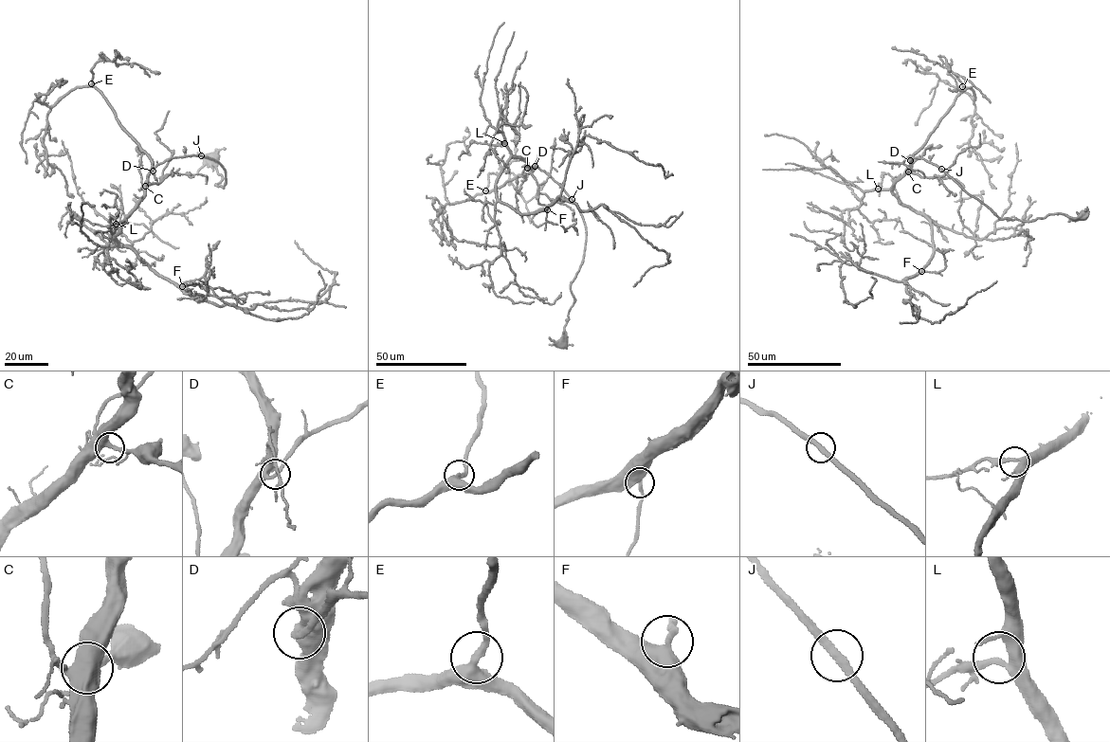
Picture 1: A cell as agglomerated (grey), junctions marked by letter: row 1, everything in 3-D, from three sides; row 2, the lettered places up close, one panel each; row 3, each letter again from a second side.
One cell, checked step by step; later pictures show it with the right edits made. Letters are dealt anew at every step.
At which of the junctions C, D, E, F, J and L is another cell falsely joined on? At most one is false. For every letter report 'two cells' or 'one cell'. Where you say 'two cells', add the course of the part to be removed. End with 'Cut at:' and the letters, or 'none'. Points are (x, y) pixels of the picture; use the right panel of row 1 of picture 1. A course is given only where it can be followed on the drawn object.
C: one cell
D: one cell
E: one cell
F: one cell
J: one cell
L: one cell
Cut at: none

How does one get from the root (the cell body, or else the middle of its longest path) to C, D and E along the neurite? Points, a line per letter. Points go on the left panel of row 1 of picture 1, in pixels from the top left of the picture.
C: (212, 158), (222, 176), (215, 186), (223, 188), (226, 172), (222, 165), (194, 155), (158, 164), (145, 186)
D: (212, 158), (222, 176), (215, 186), (223, 188), (224, 169), (207, 157), (166, 159), (153, 171)
E: (212, 158), (222, 176), (215, 186), (223, 188), (224, 169), (207, 157), (169, 158), (154, 169), (91, 83)

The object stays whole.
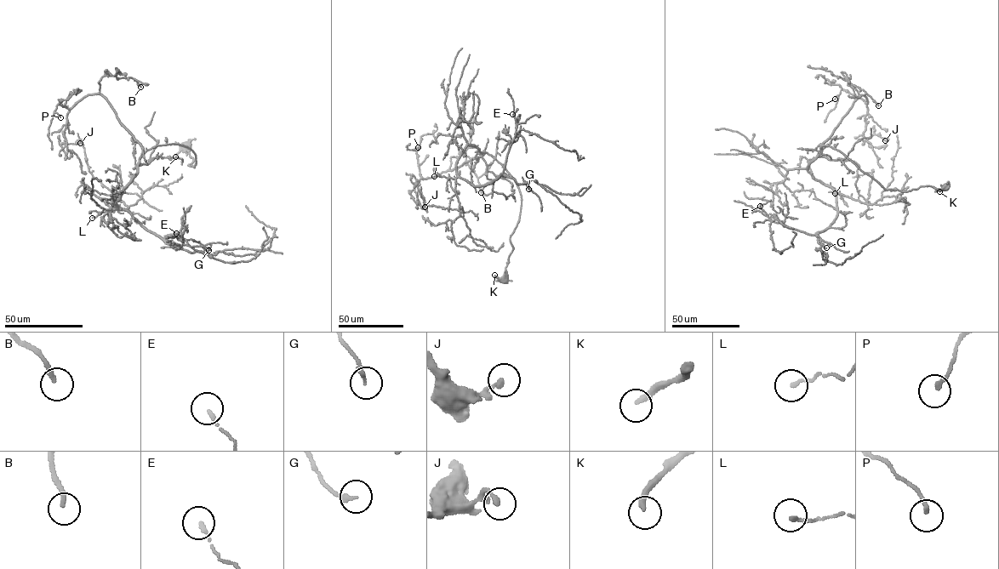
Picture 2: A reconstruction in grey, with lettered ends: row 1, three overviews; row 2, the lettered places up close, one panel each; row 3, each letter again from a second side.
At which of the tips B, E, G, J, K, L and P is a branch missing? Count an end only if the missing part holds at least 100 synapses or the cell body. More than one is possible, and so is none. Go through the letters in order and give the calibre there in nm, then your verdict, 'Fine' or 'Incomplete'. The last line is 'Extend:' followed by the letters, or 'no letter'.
B: Thickness 190 nm. Fine
E: Thickness 140 nm. Fine
G: Thickness 200 nm. Fine
J: Thickness 220 nm. Fine
K: Thickness 240 nm. Fine
L: Thickness 150 nm. Fine
P: Thickness 170 nm. Fine
Extend: no letter

